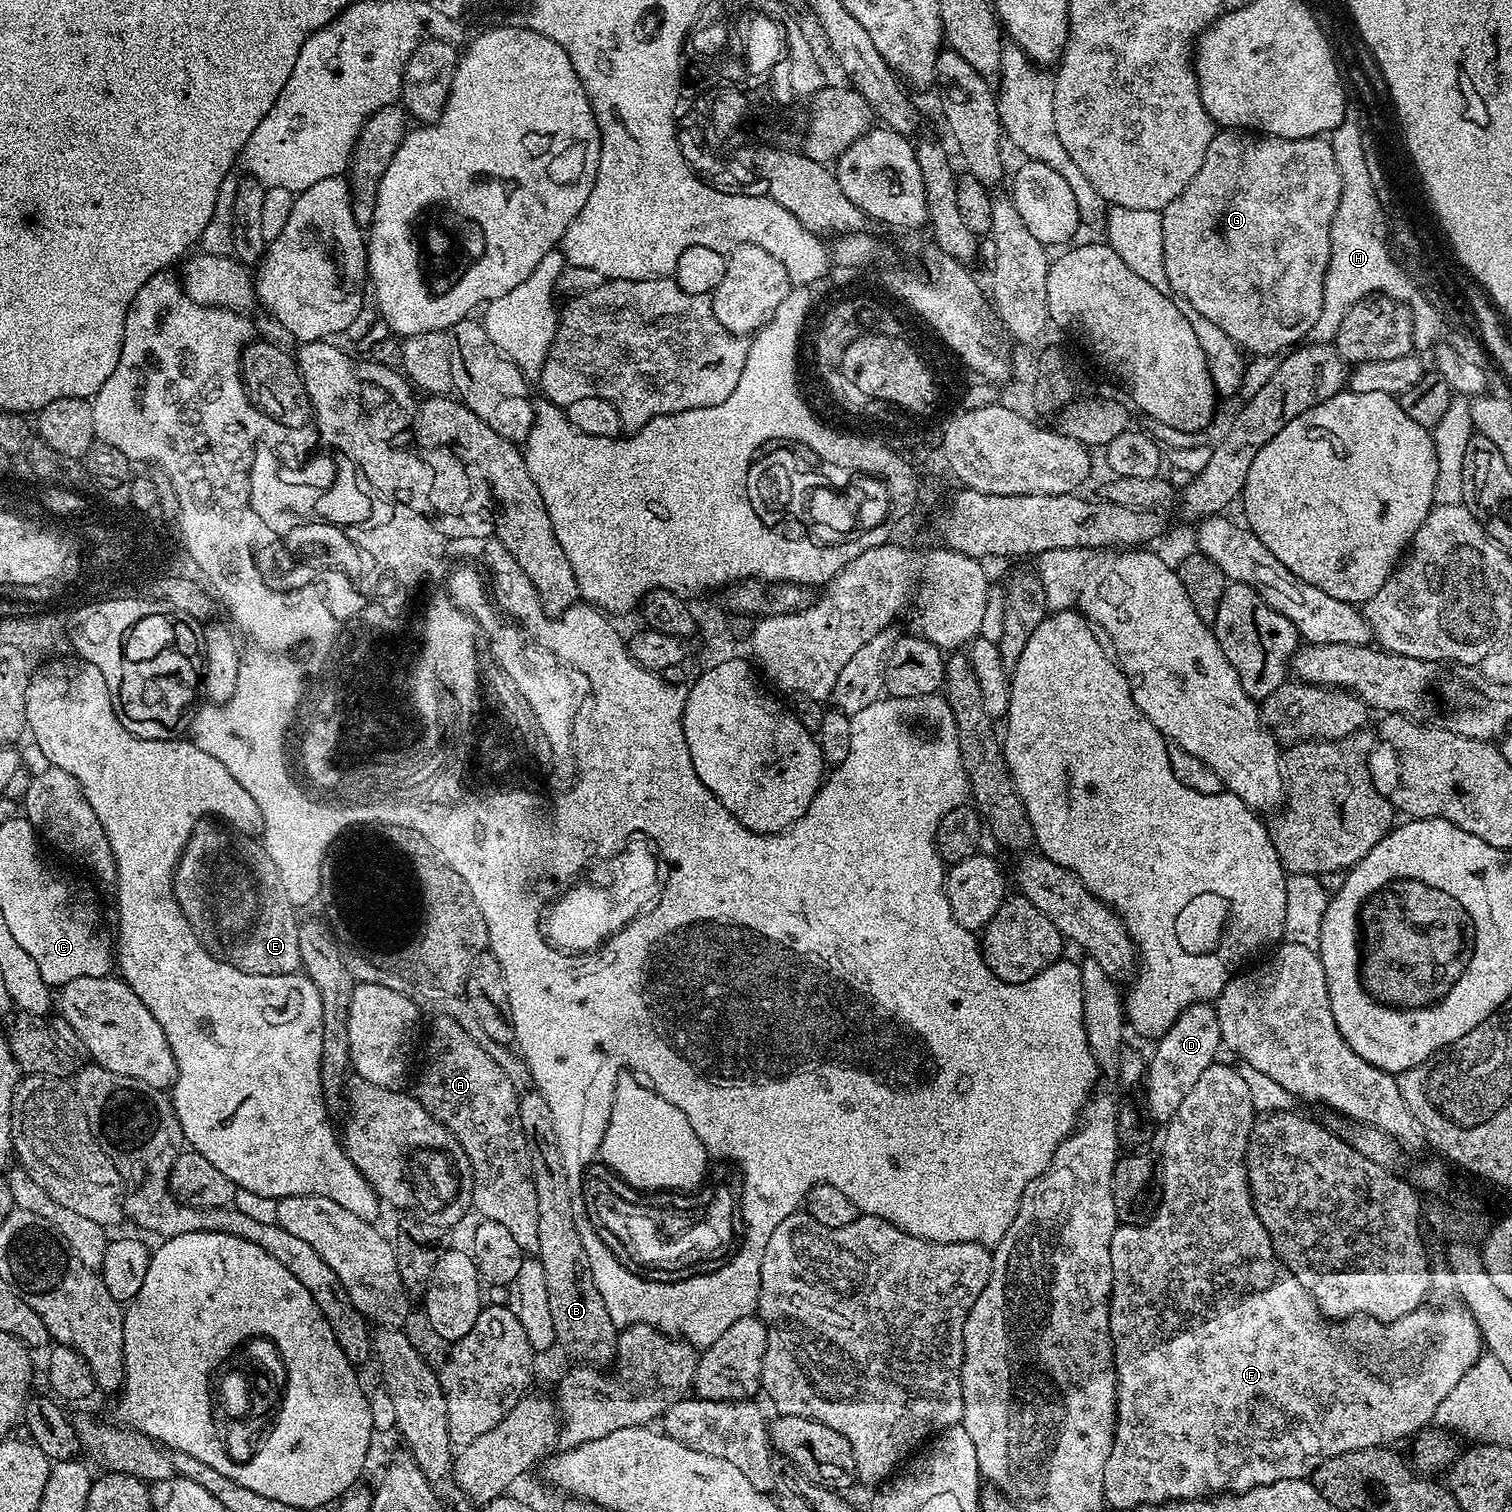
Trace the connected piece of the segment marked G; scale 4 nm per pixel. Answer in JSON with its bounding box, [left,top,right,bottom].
[1160,130,1346,358]

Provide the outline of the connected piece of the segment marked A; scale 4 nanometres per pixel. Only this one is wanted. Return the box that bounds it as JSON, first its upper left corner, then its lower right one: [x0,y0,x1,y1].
[414,1015,538,1254]

